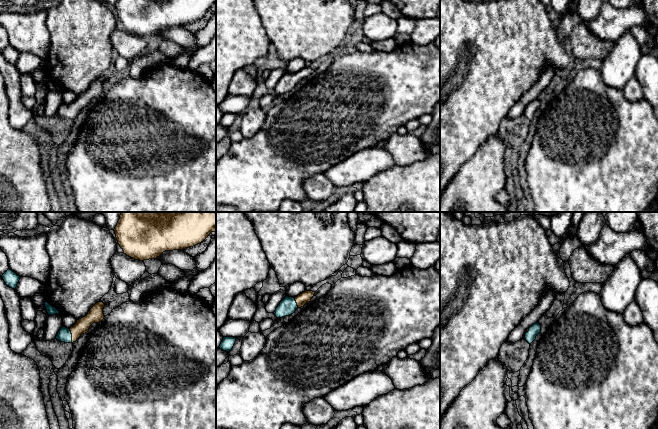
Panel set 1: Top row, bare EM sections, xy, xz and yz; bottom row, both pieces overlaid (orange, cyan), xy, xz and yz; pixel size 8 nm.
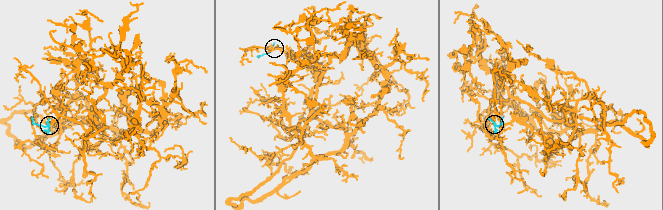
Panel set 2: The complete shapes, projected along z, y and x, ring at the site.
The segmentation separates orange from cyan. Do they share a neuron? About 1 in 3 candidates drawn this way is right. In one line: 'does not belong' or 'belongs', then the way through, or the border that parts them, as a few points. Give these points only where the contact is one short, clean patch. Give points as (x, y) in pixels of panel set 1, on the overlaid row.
belongs; runs through xy (95, 315), (72, 336), (64, 335)

